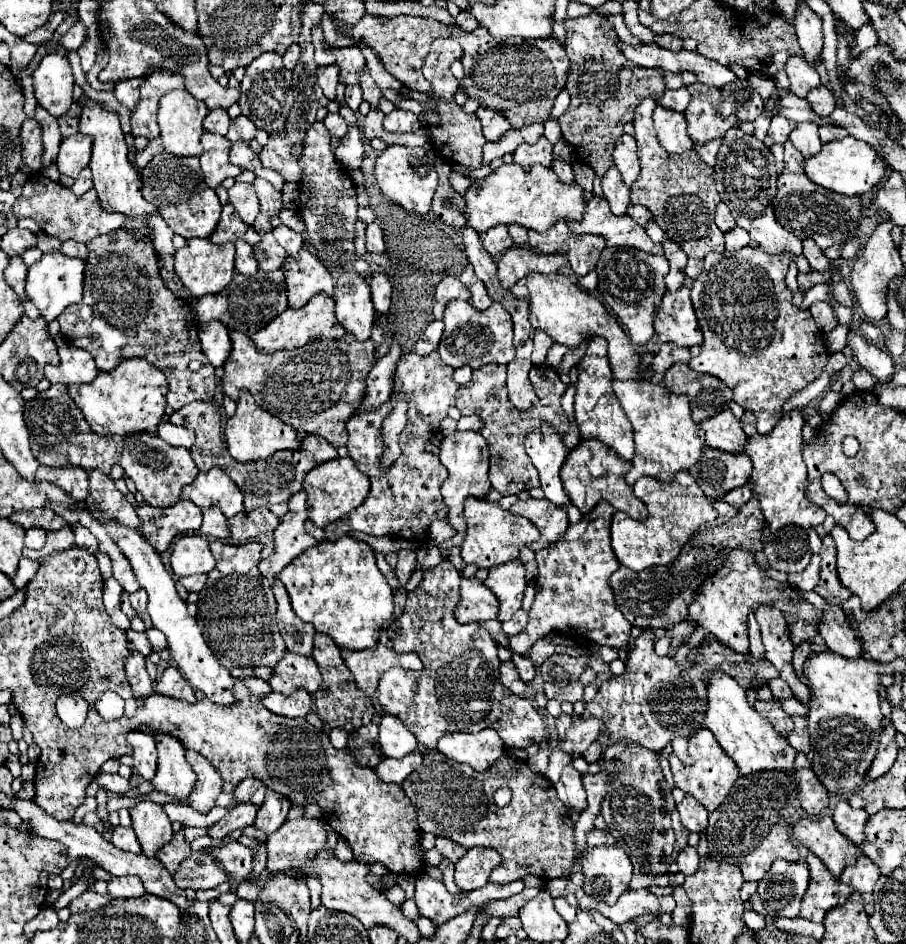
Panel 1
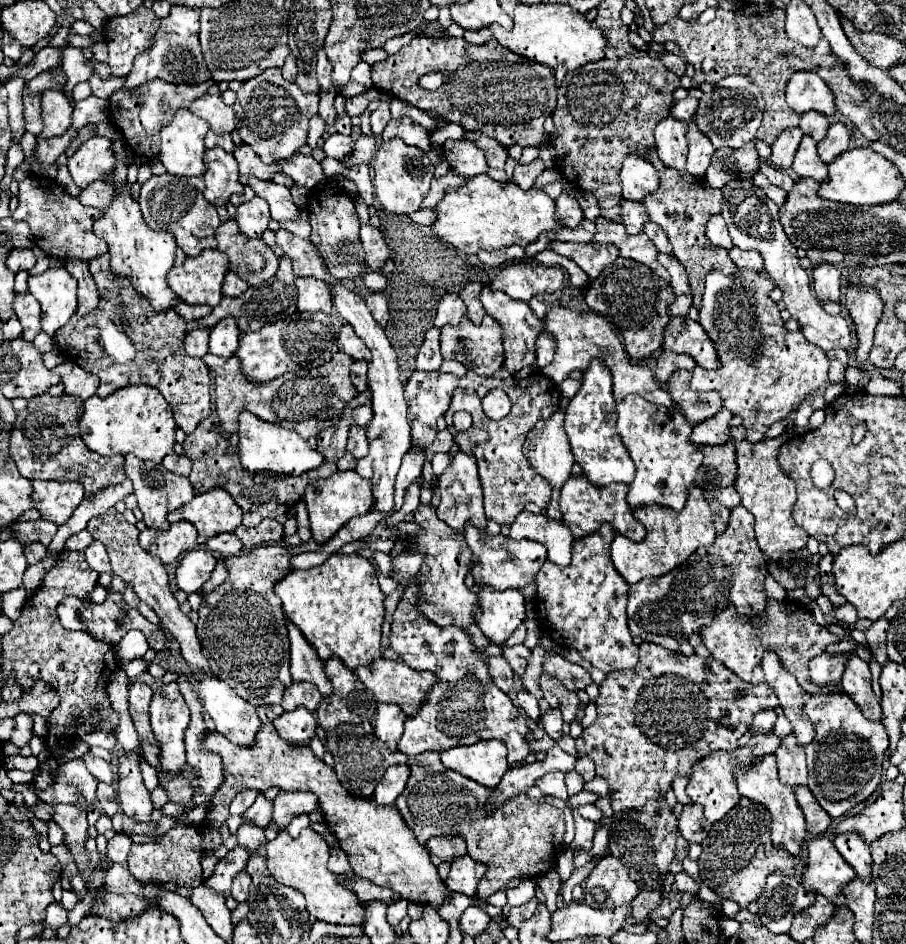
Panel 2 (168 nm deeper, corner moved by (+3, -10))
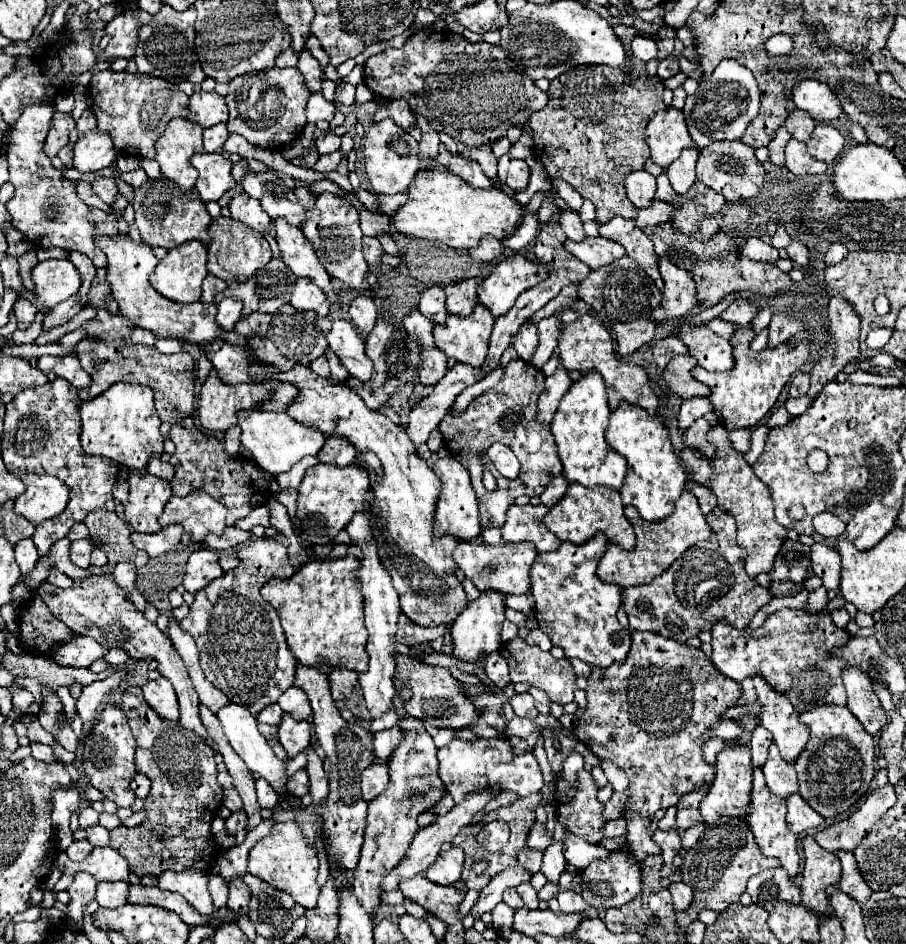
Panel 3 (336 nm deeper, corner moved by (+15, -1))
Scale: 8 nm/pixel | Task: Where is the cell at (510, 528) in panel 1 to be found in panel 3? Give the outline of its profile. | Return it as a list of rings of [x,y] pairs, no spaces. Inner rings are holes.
[[[459,541],[457,549],[453,551],[453,559],[457,567],[465,573],[467,579],[473,581],[473,585],[479,591],[501,591],[501,593],[527,593],[529,591],[529,569],[537,555],[537,549],[533,543],[499,543],[499,545],[485,545],[485,543],[471,543],[471,541]]]

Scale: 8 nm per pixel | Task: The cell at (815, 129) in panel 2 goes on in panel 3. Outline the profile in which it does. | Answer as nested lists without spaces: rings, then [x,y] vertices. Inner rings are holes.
[[[793,109],[785,121],[785,127],[797,141],[807,141],[815,129],[815,119],[801,109]]]

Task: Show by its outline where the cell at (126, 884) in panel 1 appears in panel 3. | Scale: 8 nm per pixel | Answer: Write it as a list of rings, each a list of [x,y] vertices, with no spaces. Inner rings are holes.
[[[95,847],[93,853],[81,862],[73,862],[66,852],[57,856],[59,864],[64,864],[65,872],[55,884],[52,894],[56,897],[60,891],[67,890],[77,871],[87,871],[97,881],[129,881],[129,865],[127,861],[111,847]]]

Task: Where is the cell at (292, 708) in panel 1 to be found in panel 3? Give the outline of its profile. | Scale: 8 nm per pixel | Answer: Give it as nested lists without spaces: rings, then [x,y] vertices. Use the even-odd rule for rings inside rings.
[[[283,713],[281,723],[279,723],[279,741],[285,747],[289,759],[295,757],[299,751],[307,749],[309,743],[311,743],[309,723],[307,721],[297,721],[289,713]]]

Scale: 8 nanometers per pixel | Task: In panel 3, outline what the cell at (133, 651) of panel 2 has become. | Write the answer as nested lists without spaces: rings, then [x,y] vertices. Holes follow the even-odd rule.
[[[77,635],[73,641],[69,641],[67,645],[59,645],[53,649],[53,659],[61,665],[69,665],[69,667],[91,667],[93,661],[103,659],[103,655],[109,649],[103,647],[101,643],[97,643],[95,639],[89,637],[81,637]]]

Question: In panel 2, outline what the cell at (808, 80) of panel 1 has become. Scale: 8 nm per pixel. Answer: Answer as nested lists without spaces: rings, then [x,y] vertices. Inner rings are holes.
[[[795,72],[787,84],[787,104],[797,112],[821,112],[825,116],[833,116],[835,96],[831,88],[815,74],[815,72]]]

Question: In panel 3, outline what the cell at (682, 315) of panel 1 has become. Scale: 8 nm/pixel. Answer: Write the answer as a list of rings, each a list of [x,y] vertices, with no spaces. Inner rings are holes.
[[[681,323],[677,327],[679,339],[689,347],[689,355],[707,371],[729,371],[733,367],[731,343],[705,325]]]

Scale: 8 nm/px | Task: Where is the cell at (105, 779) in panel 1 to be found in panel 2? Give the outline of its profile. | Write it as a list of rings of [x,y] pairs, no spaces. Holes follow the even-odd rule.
[[[87,752],[87,754],[83,756],[83,760],[85,760],[87,770],[89,770],[97,780],[107,782],[107,784],[113,782],[113,772],[111,772],[111,768],[109,768],[109,762],[105,762],[103,758],[93,756],[91,752]]]

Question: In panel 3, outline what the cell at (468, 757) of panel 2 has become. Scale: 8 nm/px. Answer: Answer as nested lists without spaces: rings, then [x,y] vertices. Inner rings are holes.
[[[453,739],[449,745],[437,751],[439,757],[439,775],[445,783],[449,795],[455,803],[459,803],[469,791],[479,791],[481,787],[493,787],[493,783],[501,783],[503,791],[515,791],[519,797],[529,793],[539,793],[545,787],[541,767],[531,753],[511,757],[511,747],[501,743],[499,739],[475,739],[463,741]]]

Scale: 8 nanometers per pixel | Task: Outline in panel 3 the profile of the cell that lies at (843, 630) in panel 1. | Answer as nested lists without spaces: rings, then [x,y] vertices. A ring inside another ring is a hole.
[[[859,667],[843,669],[843,683],[847,689],[847,707],[863,723],[871,735],[879,733],[887,725],[887,711],[881,707],[877,695],[865,673]]]

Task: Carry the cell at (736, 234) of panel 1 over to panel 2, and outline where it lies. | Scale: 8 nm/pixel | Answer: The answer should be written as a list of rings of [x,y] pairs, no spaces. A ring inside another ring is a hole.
[[[731,248],[729,250],[731,260],[739,266],[739,268],[749,268],[749,270],[763,270],[763,260],[761,254],[757,250],[739,250],[739,248]]]

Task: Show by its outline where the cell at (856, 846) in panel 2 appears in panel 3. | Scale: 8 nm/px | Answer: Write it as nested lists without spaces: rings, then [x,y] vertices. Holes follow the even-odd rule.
[[[837,851],[837,857],[839,857],[841,867],[843,867],[841,881],[839,881],[841,891],[845,891],[845,893],[851,895],[859,905],[863,905],[865,899],[867,899],[873,891],[871,891],[871,889],[867,887],[867,883],[863,881],[853,853],[849,853],[849,851]]]

